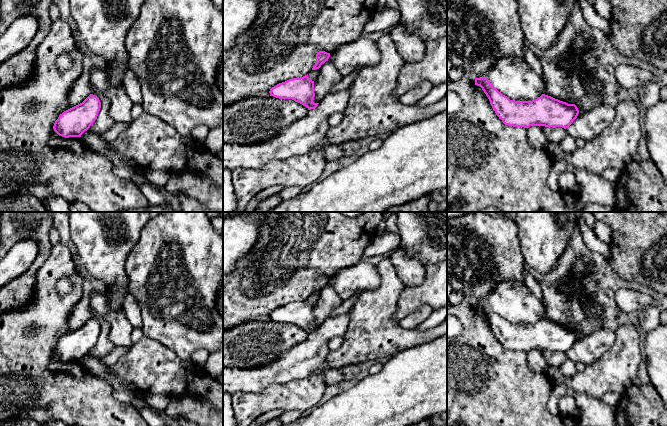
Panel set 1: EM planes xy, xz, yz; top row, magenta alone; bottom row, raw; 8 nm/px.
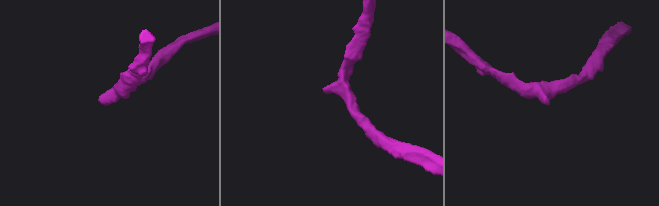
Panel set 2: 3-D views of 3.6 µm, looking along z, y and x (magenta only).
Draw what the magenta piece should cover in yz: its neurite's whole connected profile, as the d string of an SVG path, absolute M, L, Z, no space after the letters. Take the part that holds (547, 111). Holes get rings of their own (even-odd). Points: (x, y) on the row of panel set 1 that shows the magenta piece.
M487 77L475 78L475 85L482 88L496 115L508 126L566 129L579 114L575 104L568 104L545 94L532 101L510 100L494 88Z

